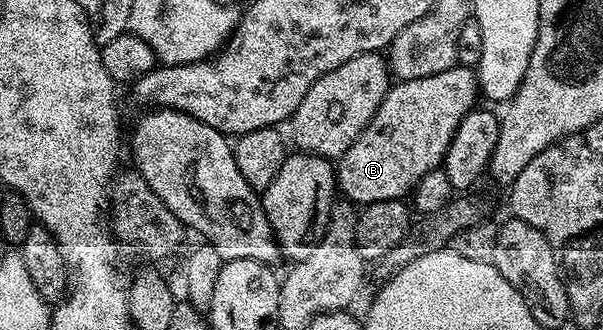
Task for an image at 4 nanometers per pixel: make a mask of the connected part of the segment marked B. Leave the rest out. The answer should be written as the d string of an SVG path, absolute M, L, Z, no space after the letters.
M456 66L441 74L433 74L420 80L405 80L392 83L387 89L381 106L373 114L369 126L349 146L349 150L337 164L337 188L346 199L356 206L366 206L373 202L403 200L414 193L417 182L429 174L429 170L440 167L447 157L453 134L457 126L476 107L481 89L478 75L470 67Z

